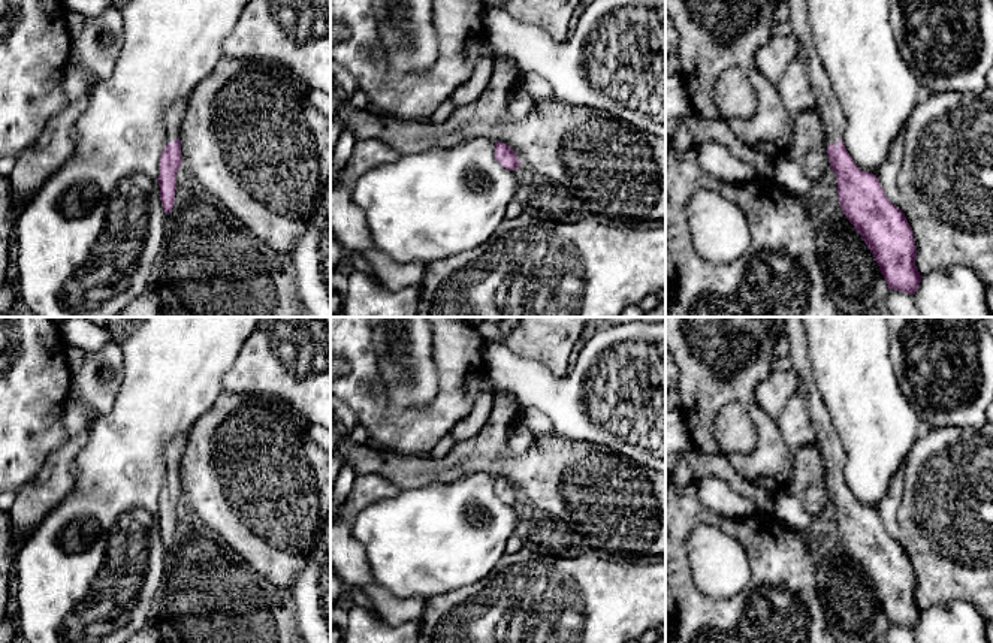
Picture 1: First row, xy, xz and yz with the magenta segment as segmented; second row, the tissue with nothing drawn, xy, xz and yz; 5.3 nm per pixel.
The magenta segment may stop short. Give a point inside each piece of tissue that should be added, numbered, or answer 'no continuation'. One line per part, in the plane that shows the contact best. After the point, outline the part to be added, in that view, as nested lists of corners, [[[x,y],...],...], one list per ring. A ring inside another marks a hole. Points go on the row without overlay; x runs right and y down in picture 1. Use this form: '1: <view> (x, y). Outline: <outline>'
1: yz (827, 438). Outline: [[[784,317],[784,333],[788,336],[788,356],[791,368],[800,380],[800,390],[808,405],[809,417],[815,429],[815,443],[824,456],[827,470],[827,482],[837,482],[842,474],[845,450],[836,429],[831,425],[831,417],[821,398],[820,389],[814,378],[814,369],[808,356],[808,336],[802,317]]]

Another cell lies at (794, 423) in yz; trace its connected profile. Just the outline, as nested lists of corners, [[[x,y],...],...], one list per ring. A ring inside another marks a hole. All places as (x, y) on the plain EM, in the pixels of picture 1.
[[[800,387],[791,395],[781,410],[776,425],[787,446],[794,452],[815,443],[814,423],[808,413]]]

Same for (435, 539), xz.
[[[482,471],[450,483],[401,489],[396,496],[371,504],[351,517],[353,537],[366,553],[374,580],[399,598],[426,600],[483,580],[505,553],[505,543],[516,529],[516,505],[505,504],[495,493],[495,477]]]

